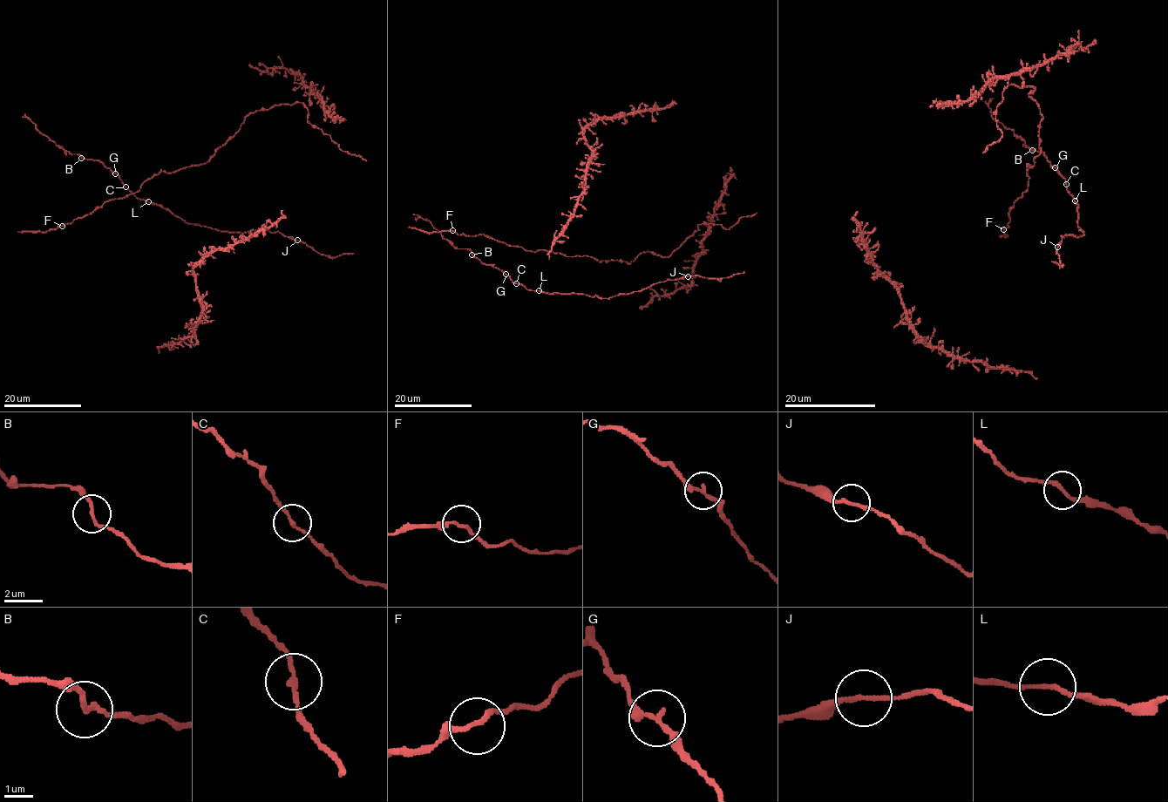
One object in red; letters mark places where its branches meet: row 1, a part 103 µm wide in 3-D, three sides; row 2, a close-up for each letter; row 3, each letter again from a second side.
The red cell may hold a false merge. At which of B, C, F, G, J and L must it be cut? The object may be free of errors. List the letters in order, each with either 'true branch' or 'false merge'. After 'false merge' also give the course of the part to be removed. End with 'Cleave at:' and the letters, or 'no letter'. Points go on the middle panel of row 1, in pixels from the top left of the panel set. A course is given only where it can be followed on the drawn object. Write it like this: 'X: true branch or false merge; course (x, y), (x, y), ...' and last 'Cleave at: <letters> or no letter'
B: true branch
C: true branch
F: true branch
G: true branch
J: true branch
L: true branch
Cleave at: no letter

